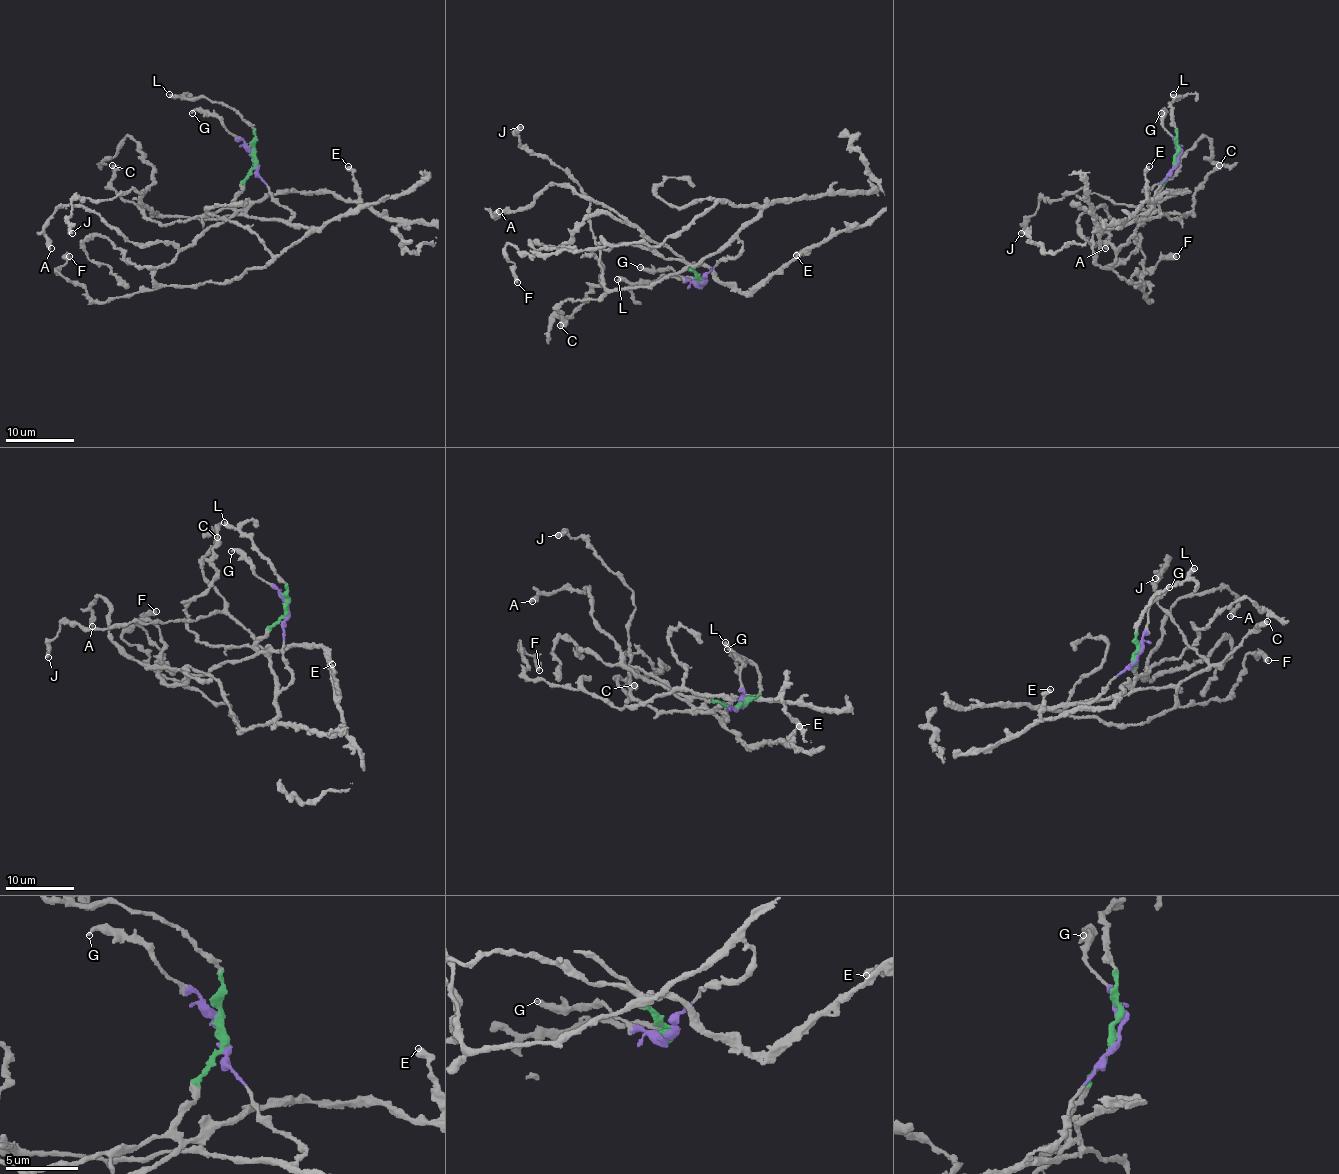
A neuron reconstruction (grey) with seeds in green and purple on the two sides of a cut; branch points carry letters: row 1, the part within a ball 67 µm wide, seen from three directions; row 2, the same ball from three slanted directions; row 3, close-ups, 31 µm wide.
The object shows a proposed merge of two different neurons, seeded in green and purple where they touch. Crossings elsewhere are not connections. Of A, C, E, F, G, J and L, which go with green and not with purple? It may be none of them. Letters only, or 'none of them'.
A, E, L

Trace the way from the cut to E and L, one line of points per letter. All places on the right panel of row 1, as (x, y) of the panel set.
E: (1177, 161), (1154, 200), (1156, 209), (1160, 202), (1185, 190), (1146, 200), (1149, 166)
L: (1177, 161), (1177, 130), (1172, 111), (1172, 102), (1177, 99), (1173, 94)

